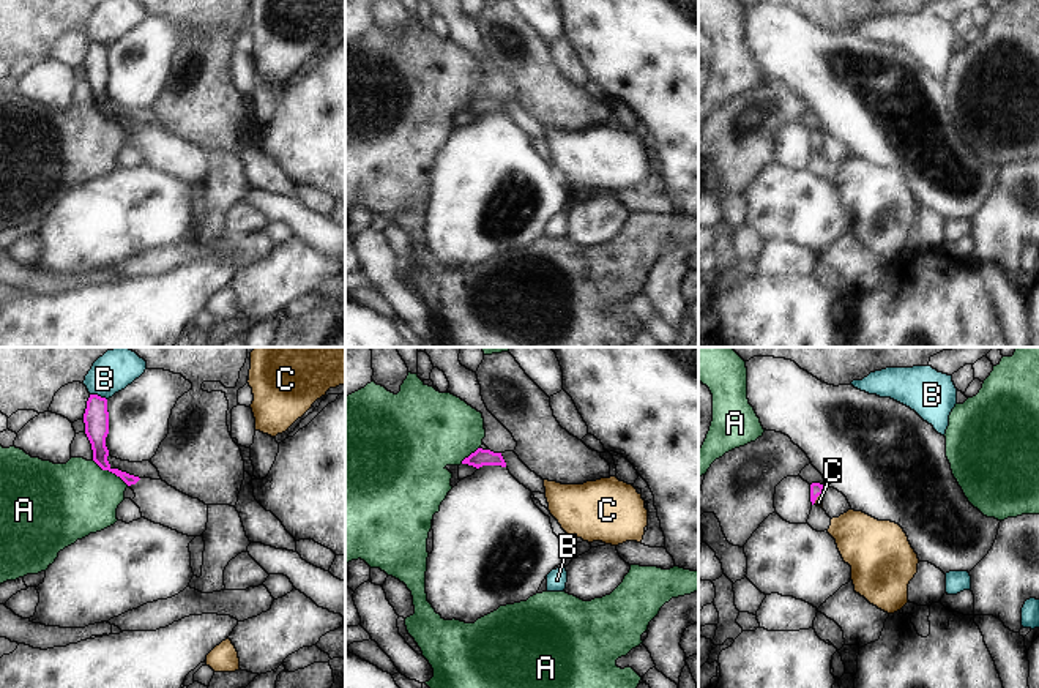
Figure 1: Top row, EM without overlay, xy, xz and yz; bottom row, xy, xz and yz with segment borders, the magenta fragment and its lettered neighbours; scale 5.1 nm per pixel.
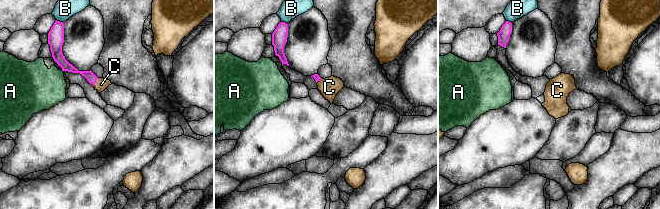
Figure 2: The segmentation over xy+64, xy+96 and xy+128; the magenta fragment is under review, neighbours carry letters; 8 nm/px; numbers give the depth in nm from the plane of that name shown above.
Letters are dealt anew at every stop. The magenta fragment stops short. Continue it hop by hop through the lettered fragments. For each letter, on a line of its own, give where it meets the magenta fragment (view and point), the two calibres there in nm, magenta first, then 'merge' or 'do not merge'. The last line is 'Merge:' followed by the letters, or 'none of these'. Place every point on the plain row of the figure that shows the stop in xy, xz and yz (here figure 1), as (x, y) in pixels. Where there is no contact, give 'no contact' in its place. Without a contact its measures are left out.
A: xy (111, 117) | 130/380 nm | do not merge
B: xy (96, 41) | 130/200 nm | do not merge
C: yz (815, 145) | 60/50 nm | merge
Merge: C

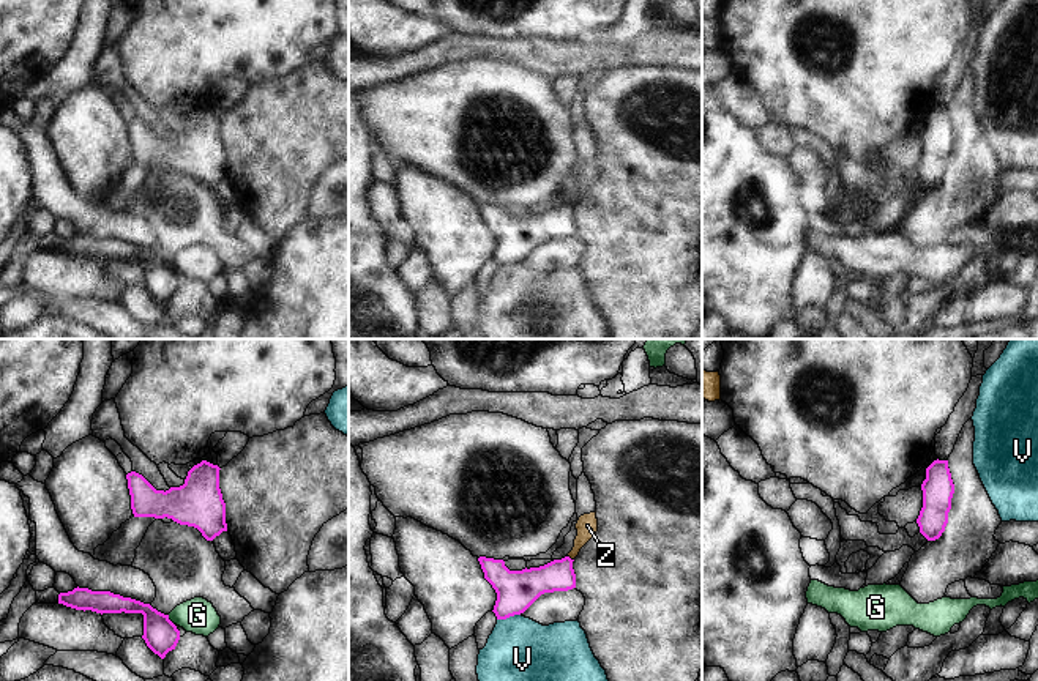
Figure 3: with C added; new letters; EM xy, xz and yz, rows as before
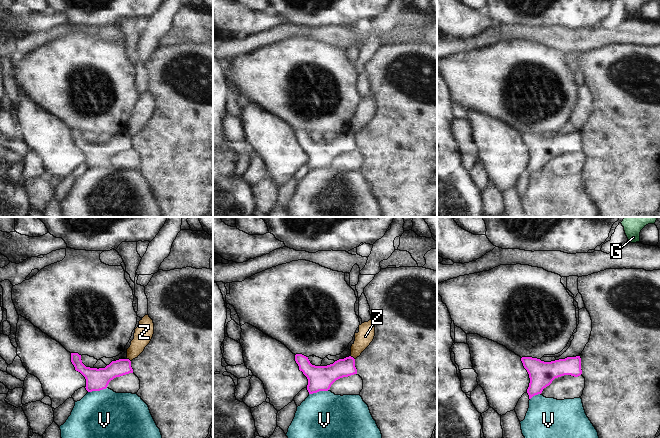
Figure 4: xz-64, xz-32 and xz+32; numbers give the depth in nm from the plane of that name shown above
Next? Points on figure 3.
G: xy (169, 267) | 180/180 nm | do not merge
V: xz (508, 264) | 200/420 nm | do not merge
Z: xz (570, 205) | 160/110 nm | do not merge
Merge: none of these

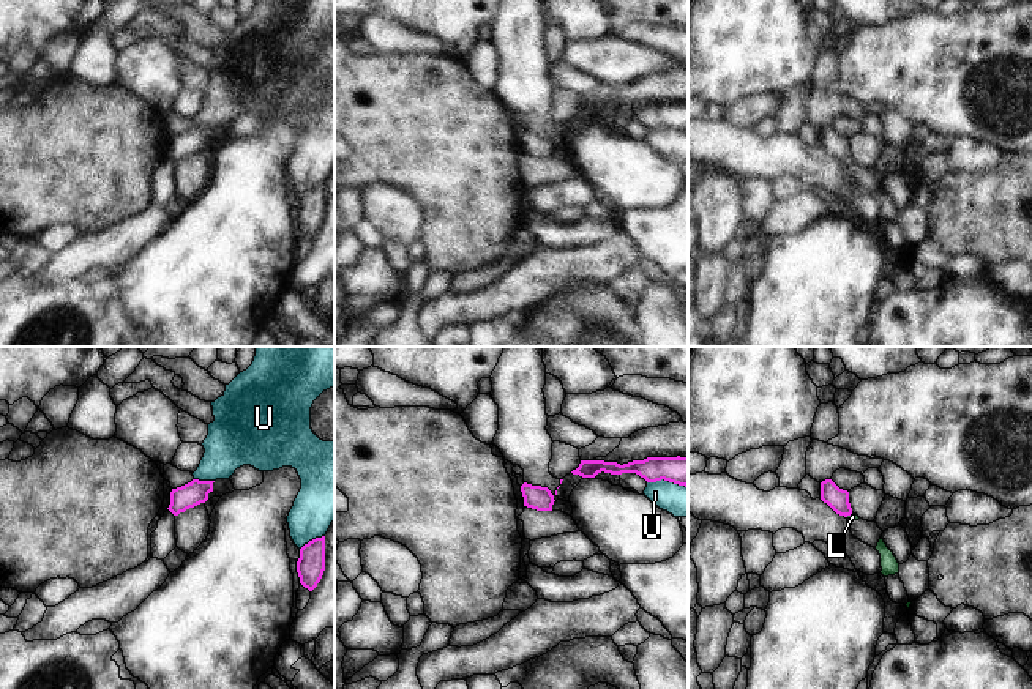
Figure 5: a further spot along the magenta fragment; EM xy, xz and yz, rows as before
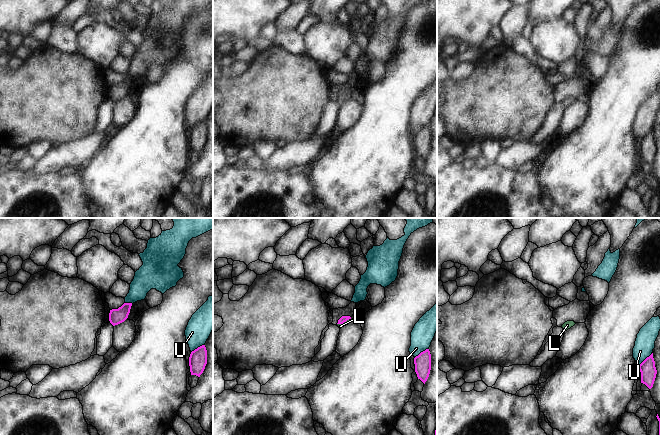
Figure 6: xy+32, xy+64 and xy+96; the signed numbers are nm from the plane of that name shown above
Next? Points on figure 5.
L: yz (849, 161) | 110/30 nm | merge
U: xy (204, 128) | 120/260 nm | do not merge
Merge: L

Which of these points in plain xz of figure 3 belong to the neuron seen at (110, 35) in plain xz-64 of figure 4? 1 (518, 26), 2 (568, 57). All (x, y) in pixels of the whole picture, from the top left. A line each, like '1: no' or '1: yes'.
1: no
2: yes

